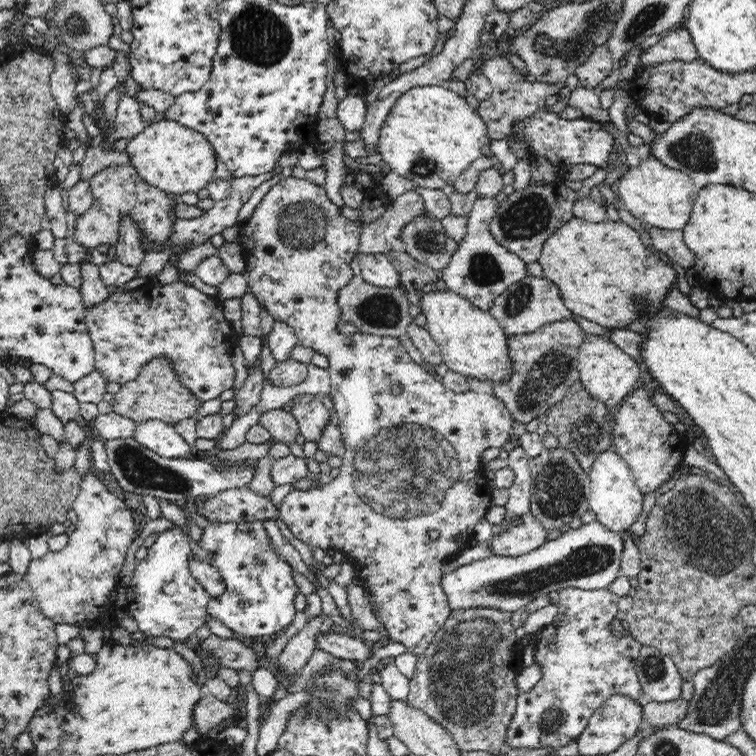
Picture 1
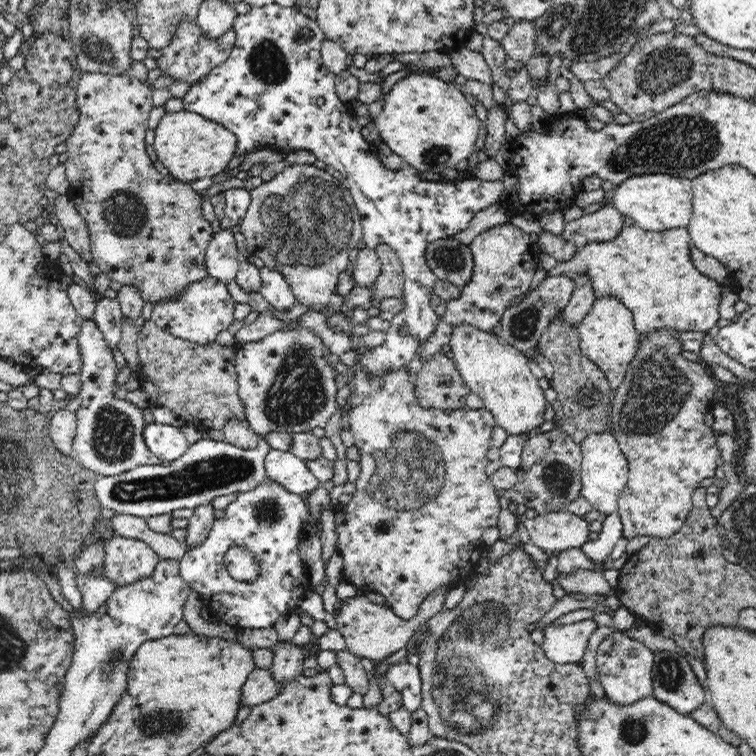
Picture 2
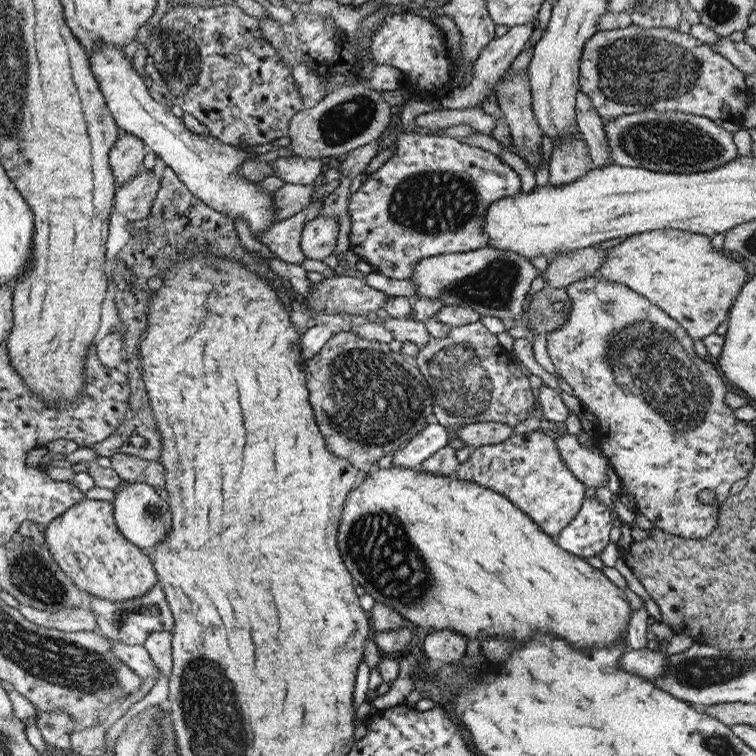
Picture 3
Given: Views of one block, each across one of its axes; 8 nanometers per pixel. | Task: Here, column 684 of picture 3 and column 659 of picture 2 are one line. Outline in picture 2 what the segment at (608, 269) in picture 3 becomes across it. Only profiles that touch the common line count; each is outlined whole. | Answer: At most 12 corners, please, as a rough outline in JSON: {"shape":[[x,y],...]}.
{"shape":[[626,226],[546,275],[585,274],[640,336],[708,333],[722,284],[688,228]]}

